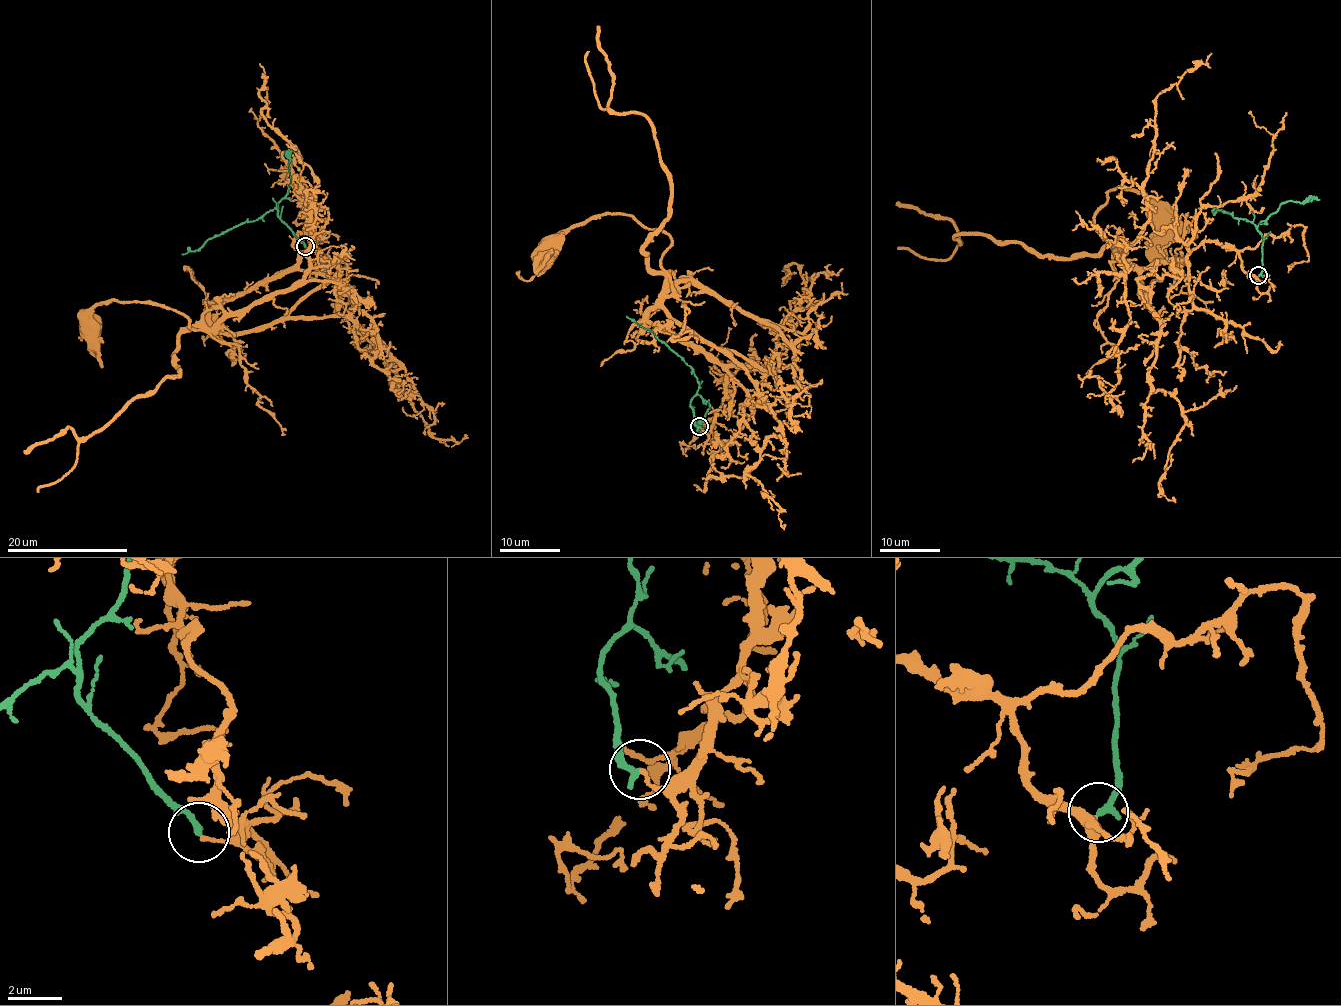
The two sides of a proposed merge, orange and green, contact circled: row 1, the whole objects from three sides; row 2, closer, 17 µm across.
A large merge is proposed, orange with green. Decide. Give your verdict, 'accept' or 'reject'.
reject

